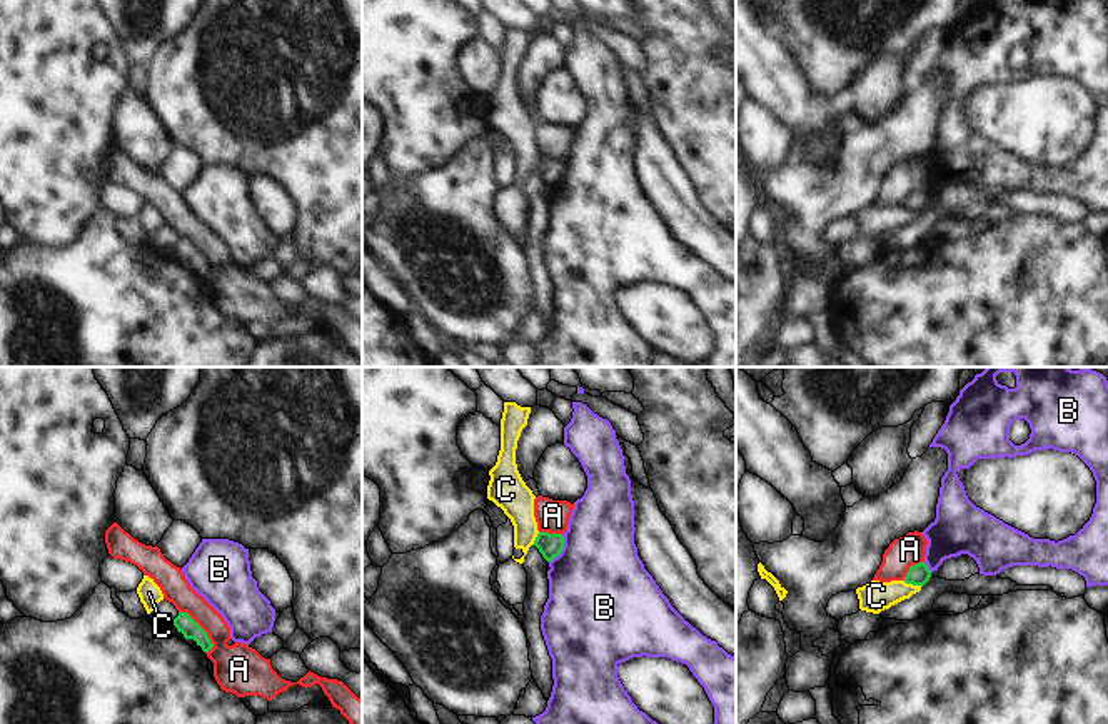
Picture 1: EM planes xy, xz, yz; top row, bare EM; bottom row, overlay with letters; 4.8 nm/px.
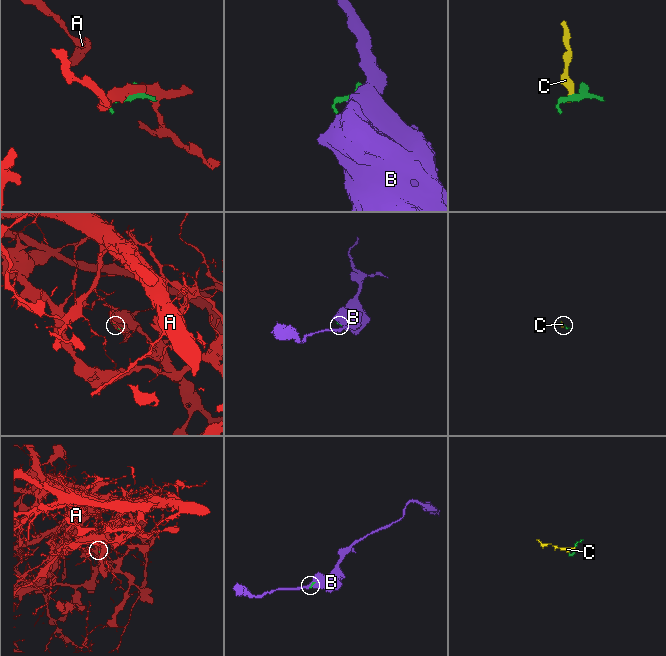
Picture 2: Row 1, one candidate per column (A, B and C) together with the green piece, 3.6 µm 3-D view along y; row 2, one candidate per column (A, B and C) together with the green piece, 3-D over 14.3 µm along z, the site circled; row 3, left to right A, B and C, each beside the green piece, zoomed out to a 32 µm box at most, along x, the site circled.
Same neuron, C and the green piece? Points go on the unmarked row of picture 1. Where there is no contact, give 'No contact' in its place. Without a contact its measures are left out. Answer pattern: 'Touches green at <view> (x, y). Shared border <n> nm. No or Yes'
Touches green at yz (913, 211). Shared border 100 nm. No.

